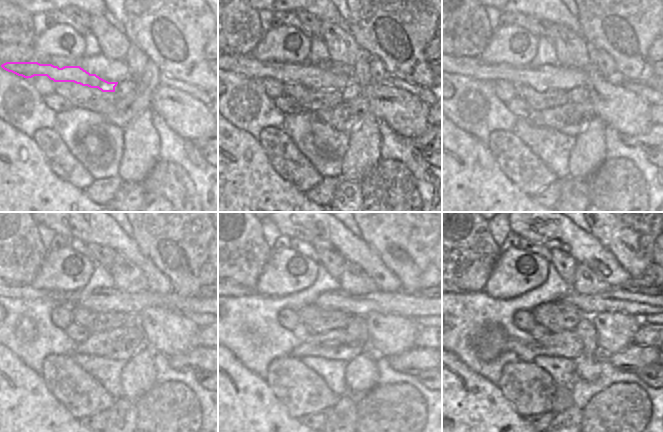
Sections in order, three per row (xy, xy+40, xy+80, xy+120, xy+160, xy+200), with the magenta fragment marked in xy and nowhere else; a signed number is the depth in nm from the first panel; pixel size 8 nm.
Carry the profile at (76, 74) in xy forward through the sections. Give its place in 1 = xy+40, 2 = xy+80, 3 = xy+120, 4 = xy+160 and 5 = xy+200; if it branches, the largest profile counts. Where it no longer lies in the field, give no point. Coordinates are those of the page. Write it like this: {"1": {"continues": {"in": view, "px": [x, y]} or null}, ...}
{"1": {"continues": {"in": "xy+40", "px": [310, 76]}}, "2": {"continues": {"in": "xy+80", "px": [544, 78]}}, "3": {"continues": {"in": "xy+120", "px": [104, 299]}}, "4": {"continues": {"in": "xy+160", "px": [401, 302]}}, "5": {"continues": {"in": "xy+200", "px": [631, 302]}}}

